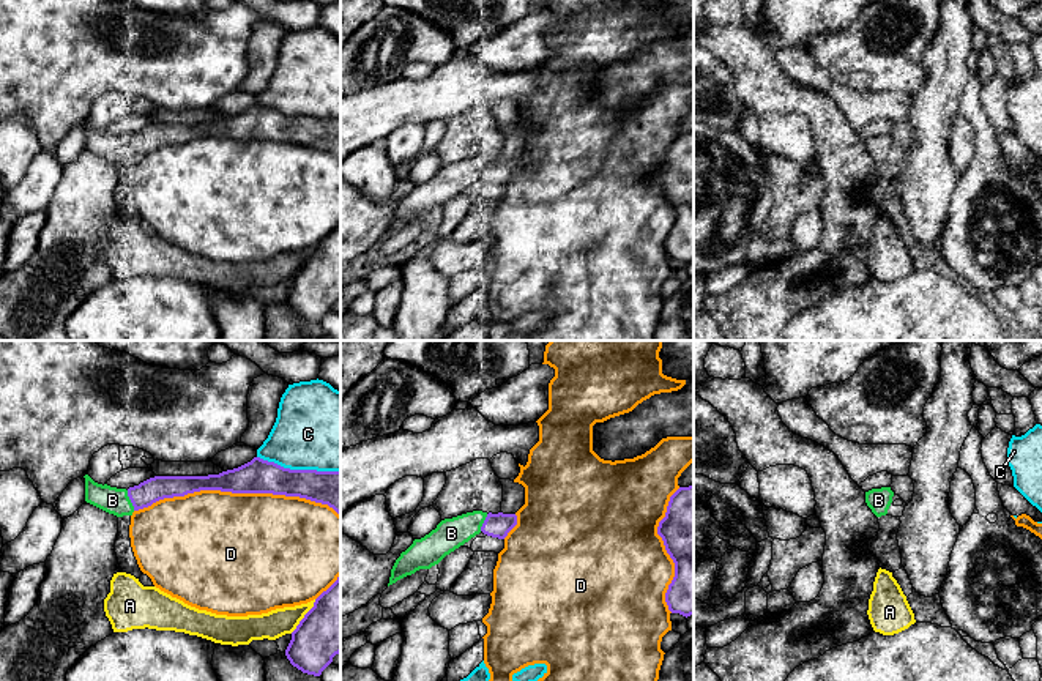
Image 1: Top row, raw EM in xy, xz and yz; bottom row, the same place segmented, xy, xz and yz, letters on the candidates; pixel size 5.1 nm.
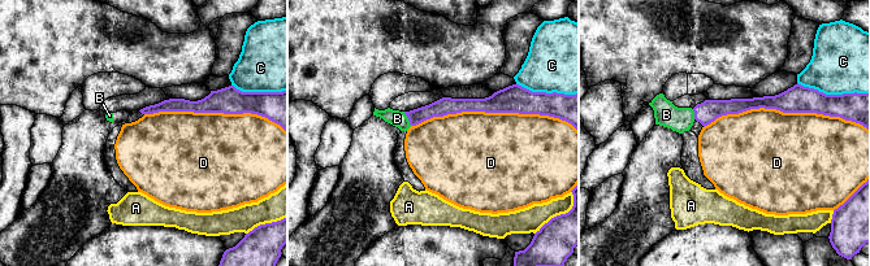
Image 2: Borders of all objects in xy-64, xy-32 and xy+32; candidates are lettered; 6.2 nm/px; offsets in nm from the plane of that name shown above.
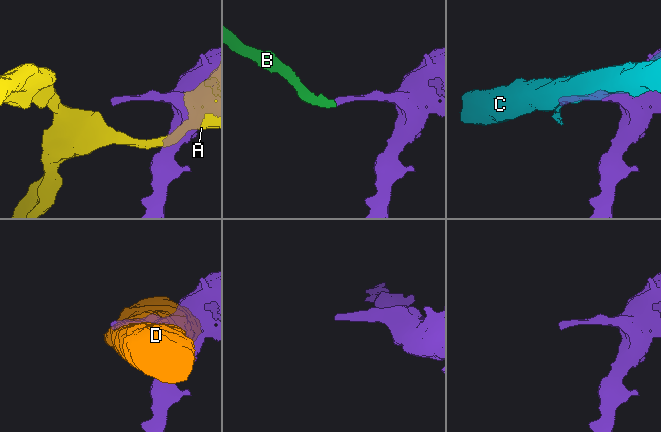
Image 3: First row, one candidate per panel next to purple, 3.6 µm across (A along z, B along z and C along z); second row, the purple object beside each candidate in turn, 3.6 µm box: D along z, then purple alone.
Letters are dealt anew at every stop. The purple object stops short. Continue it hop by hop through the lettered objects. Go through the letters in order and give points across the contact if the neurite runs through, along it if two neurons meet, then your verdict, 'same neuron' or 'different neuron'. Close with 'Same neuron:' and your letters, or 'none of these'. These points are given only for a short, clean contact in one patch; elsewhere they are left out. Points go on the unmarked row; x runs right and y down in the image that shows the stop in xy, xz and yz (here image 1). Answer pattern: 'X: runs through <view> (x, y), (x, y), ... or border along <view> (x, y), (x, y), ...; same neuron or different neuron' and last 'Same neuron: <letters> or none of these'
A: different neuron
B: same neuron
C: different neuron
D: different neuron
Same neuron: B

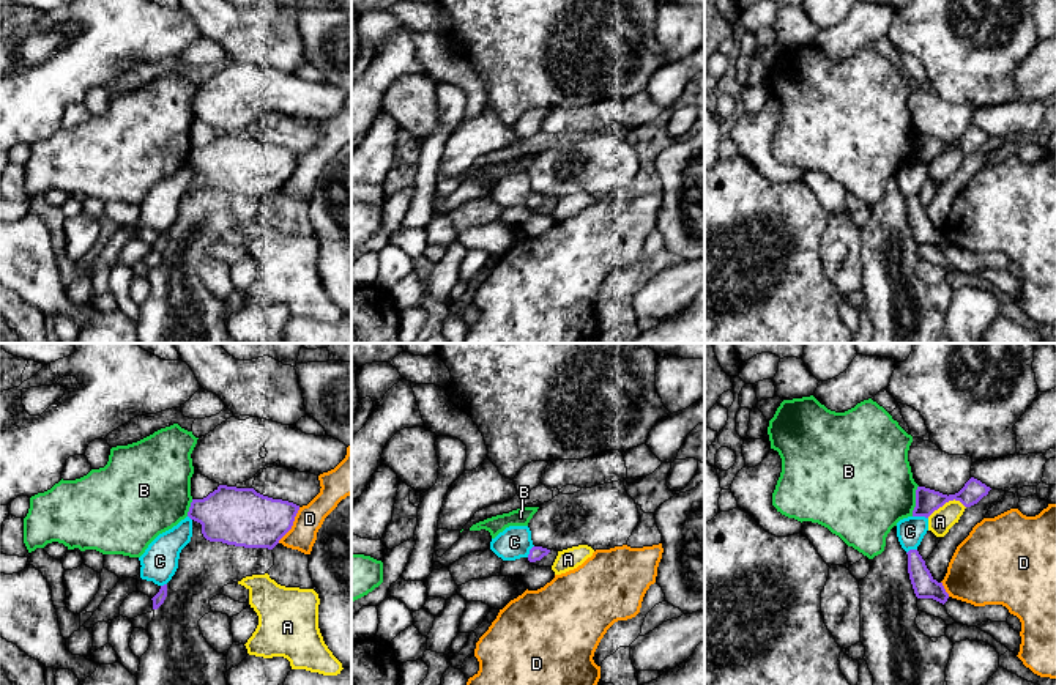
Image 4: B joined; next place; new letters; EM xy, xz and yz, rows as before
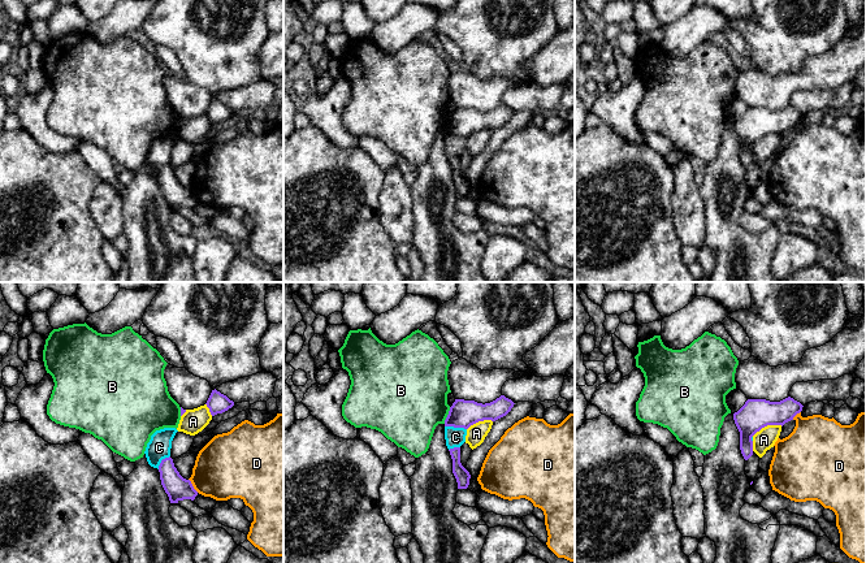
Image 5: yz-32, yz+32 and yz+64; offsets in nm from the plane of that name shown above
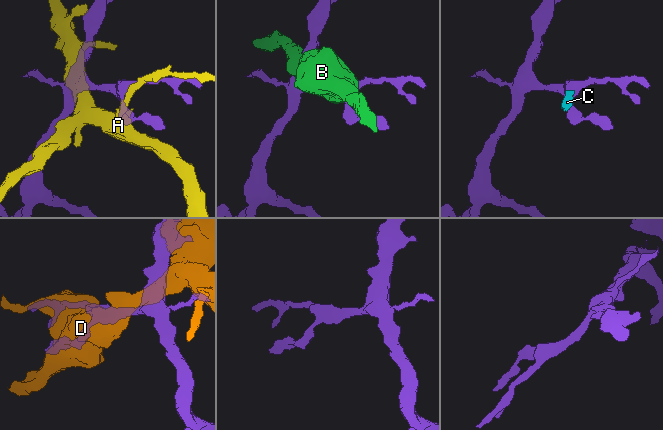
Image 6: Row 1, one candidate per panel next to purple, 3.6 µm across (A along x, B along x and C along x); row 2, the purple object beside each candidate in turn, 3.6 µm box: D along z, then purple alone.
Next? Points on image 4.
A: different neuron
B: different neuron
C: border along yz (913, 162), (927, 166); different neuron
D: different neuron
Same neuron: none of these

